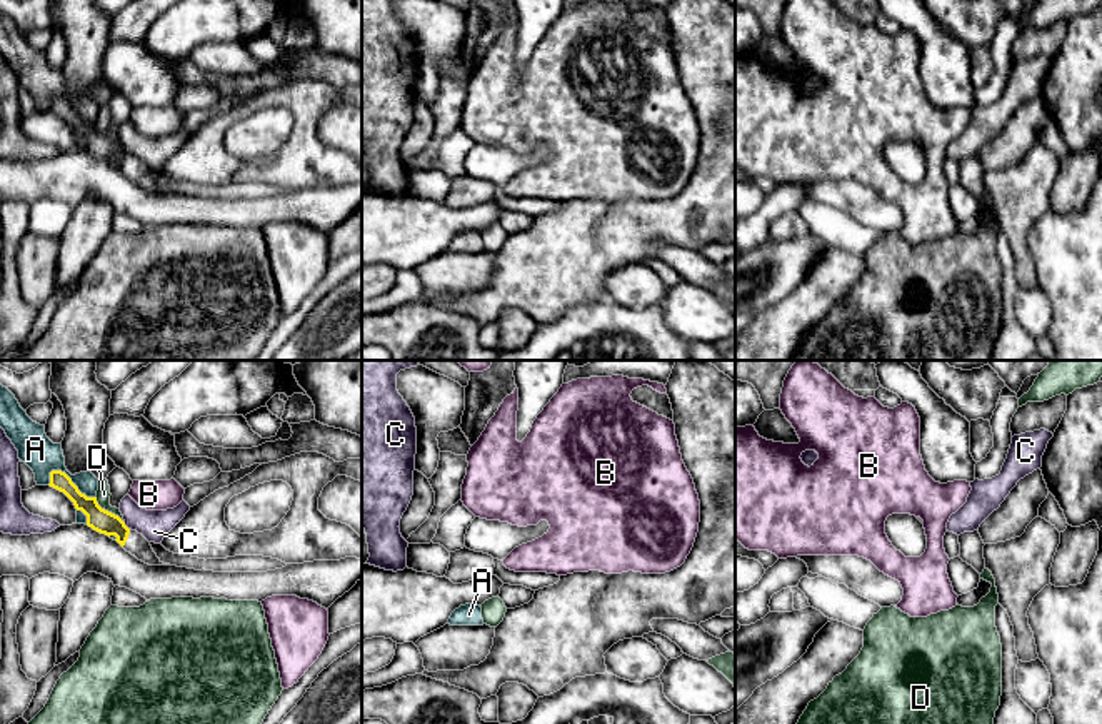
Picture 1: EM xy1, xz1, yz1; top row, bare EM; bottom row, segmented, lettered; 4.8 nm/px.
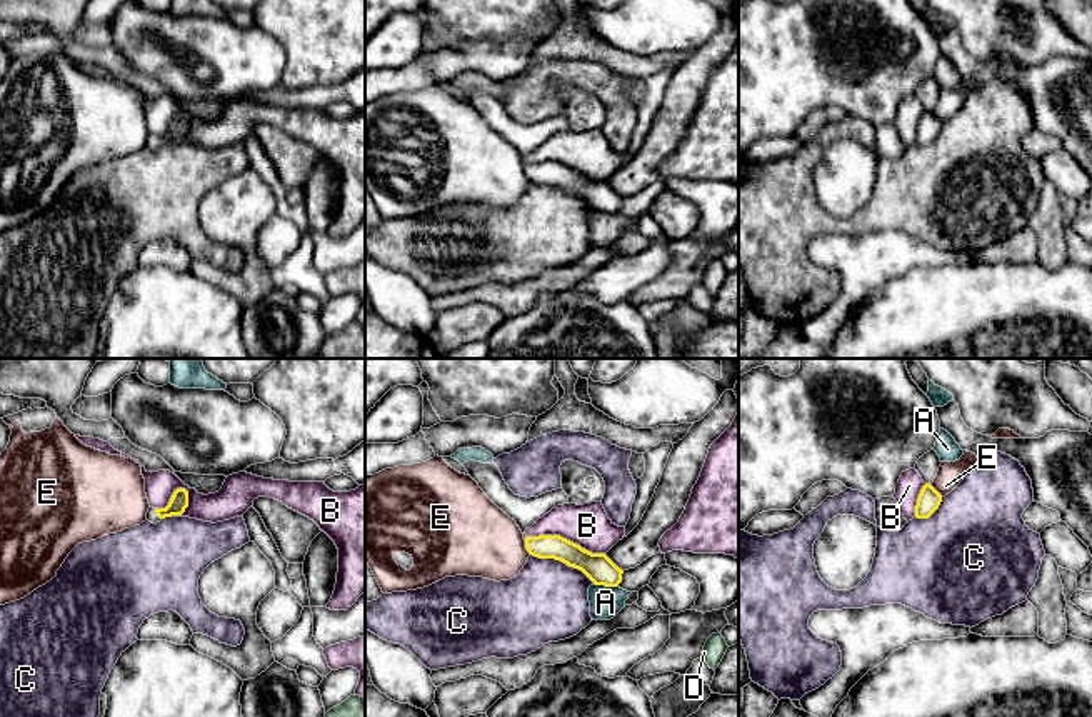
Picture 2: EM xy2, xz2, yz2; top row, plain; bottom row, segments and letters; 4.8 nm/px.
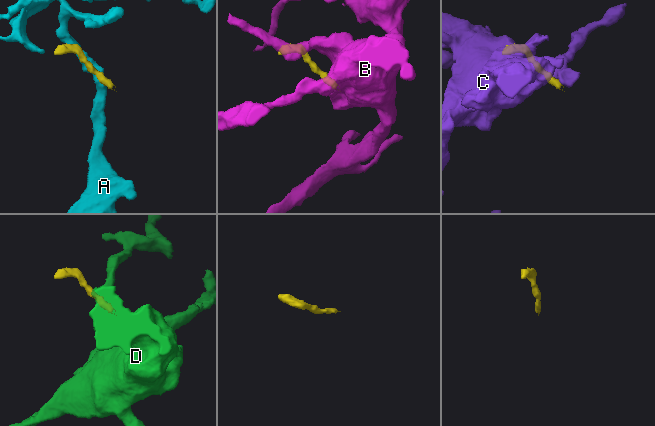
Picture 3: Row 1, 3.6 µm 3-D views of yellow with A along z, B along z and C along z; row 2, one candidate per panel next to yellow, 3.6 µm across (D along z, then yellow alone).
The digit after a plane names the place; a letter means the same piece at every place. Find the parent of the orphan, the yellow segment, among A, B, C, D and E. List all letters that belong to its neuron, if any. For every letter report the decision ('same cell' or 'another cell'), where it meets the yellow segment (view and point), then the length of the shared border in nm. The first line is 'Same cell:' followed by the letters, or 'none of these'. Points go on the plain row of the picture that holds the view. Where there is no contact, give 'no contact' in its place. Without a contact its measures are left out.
Same cell: none of these
A: another cell; contact xy1 (70, 107); length 260 nm
B: another cell; contact xz2 (566, 165); length 380 nm
C: another cell; contact xz2 (562, 187); length 340 nm
D: another cell; contact xy1 (107, 137); length 190 nm
E: another cell; contact xz2 (525, 174); length 90 nm

